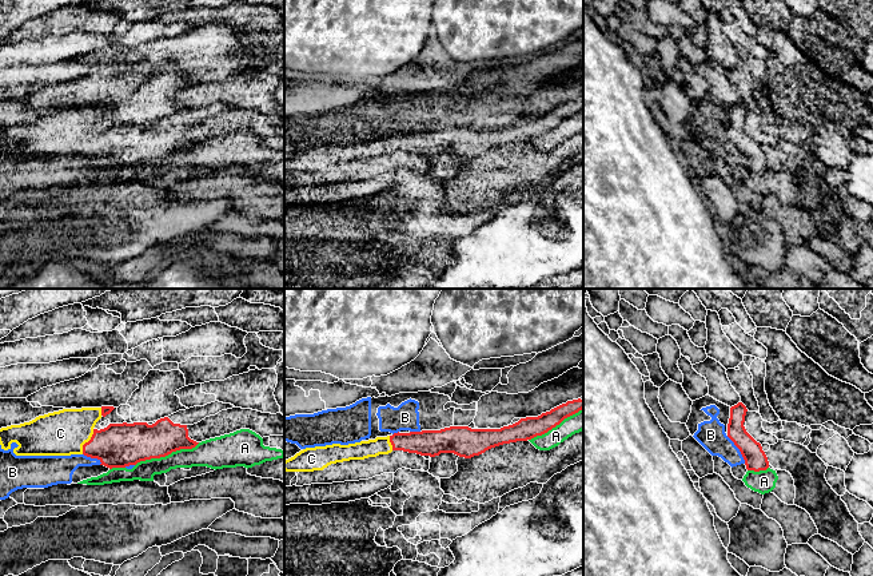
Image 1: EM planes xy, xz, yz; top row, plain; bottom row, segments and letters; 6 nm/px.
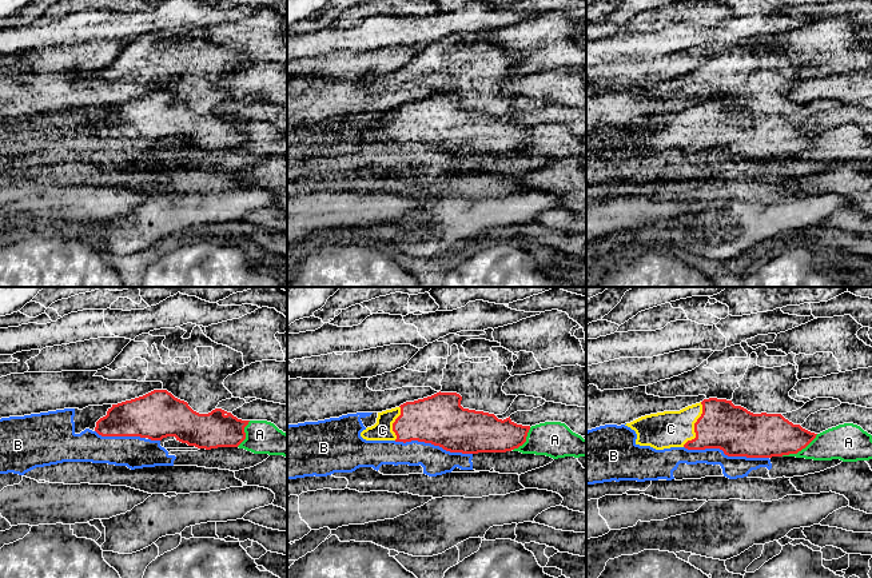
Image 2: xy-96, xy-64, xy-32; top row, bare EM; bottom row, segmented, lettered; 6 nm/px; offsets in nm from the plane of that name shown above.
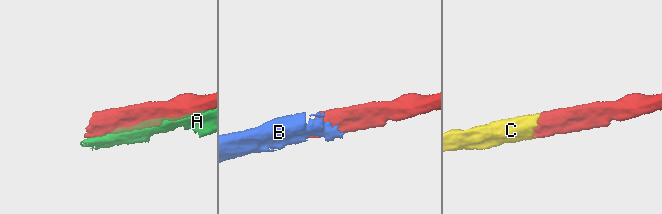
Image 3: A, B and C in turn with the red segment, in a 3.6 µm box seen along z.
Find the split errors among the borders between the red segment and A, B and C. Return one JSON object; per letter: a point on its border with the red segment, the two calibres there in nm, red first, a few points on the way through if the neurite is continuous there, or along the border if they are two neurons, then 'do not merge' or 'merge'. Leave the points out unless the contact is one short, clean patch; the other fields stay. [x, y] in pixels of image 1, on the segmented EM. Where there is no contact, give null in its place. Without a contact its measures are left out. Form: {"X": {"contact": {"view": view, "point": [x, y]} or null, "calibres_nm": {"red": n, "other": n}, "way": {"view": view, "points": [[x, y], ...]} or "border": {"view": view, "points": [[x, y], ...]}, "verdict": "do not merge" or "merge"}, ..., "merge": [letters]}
{"A": {"contact": {"view": "xy", "point": [167, 455]}, "calibres_nm": {"red": 260, "other": 160}, "verdict": "do not merge"}, "B": {"contact": {"view": "yz", "point": [738, 448]}, "calibres_nm": {"red": 130, "other": 170}, "verdict": "do not merge"}, "C": {"contact": {"view": "xy", "point": [88, 441]}, "calibres_nm": {"red": 260, "other": 280}, "way": {"view": "xy", "points": [[119, 445], [88, 441], [74, 433], [60, 433]]}, "verdict": "merge"}, "merge": ["C"]}

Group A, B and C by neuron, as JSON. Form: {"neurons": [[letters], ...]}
{"neurons": [["A"], ["B"], ["C"]]}

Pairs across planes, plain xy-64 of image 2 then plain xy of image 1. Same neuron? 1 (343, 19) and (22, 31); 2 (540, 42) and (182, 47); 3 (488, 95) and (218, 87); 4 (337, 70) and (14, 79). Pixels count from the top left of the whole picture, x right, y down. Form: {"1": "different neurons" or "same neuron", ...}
{"1": "same neuron", "2": "same neuron", "3": "different neurons", "4": "same neuron"}

